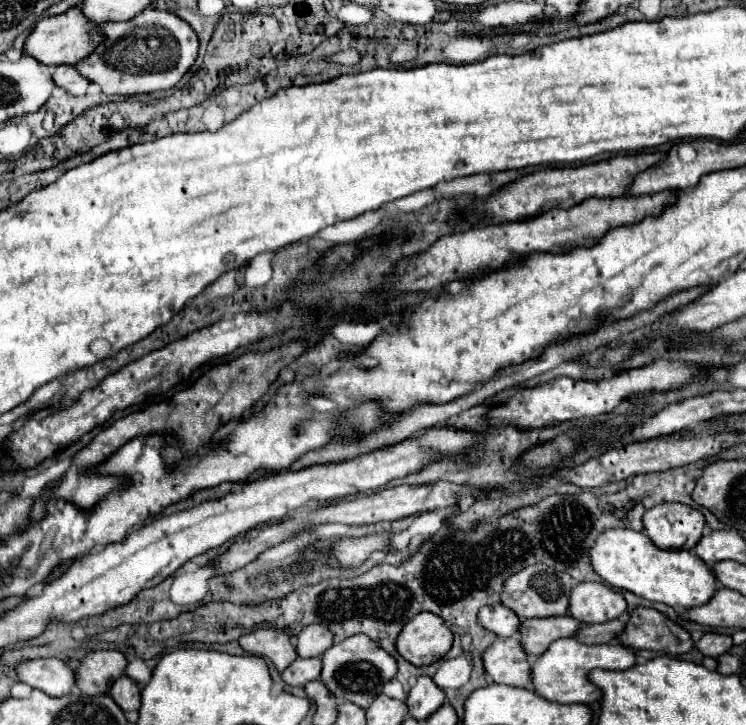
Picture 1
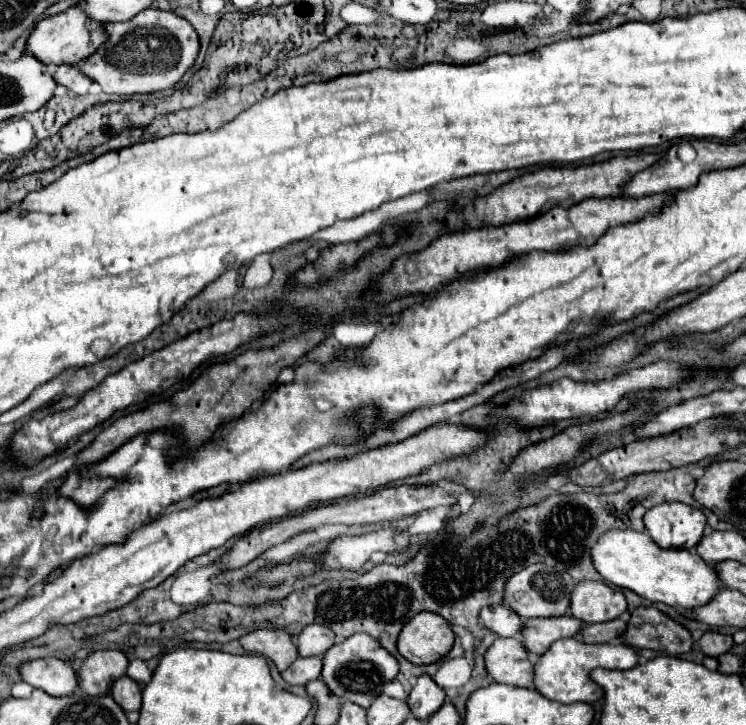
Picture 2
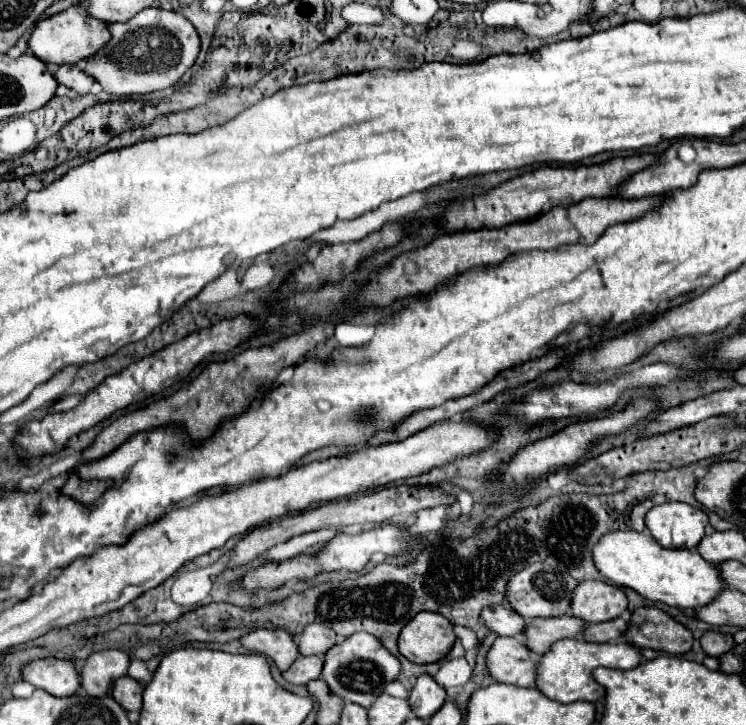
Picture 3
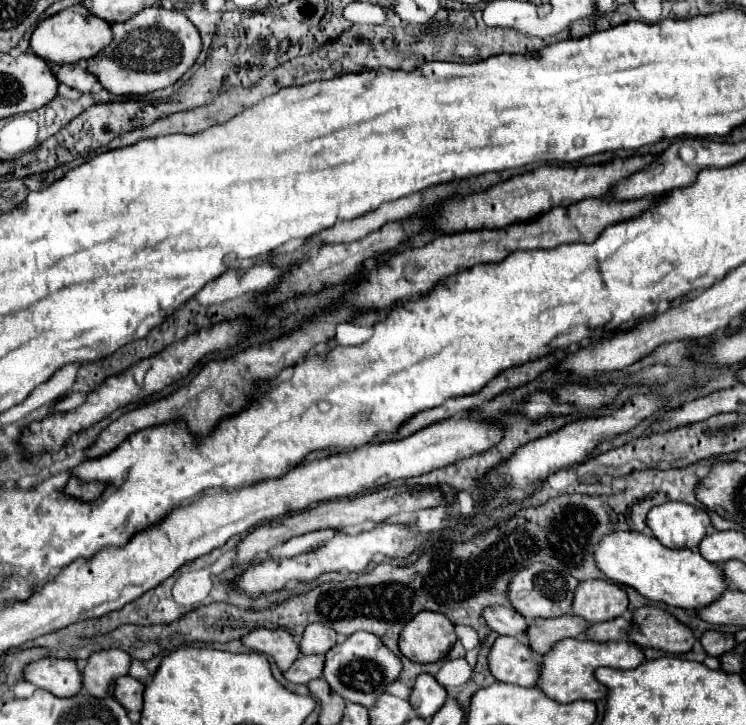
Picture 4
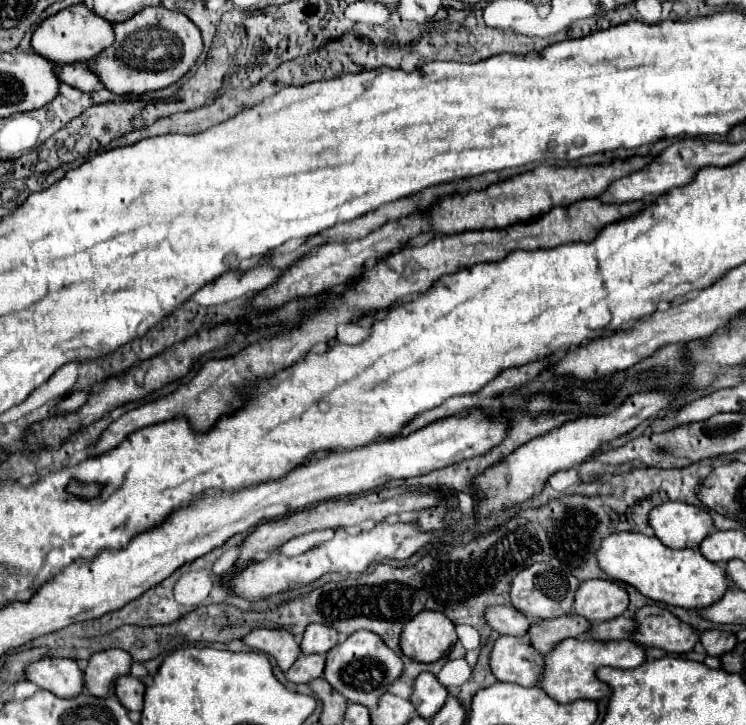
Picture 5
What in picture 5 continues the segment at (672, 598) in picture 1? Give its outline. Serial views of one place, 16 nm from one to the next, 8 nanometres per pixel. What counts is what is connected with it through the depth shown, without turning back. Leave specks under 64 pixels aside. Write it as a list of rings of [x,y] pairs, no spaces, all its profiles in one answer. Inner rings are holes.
[[[614,532],[600,542],[596,560],[606,576],[614,582],[634,586],[640,594],[654,602],[664,602],[682,608],[706,608],[720,600],[730,588],[724,566],[706,560],[698,550],[672,550],[658,538],[640,532]]]

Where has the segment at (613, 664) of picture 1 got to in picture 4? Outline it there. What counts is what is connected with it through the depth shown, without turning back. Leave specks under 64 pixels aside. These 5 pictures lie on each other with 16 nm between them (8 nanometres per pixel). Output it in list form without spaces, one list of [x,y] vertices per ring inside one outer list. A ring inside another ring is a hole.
[[[566,638],[560,640],[552,646],[552,652],[542,656],[540,662],[540,674],[538,674],[538,682],[536,686],[552,700],[562,702],[562,704],[570,704],[576,700],[590,700],[596,702],[600,698],[606,698],[606,688],[602,688],[602,684],[592,676],[592,672],[598,666],[608,666],[608,668],[636,668],[642,662],[642,650],[632,644],[632,642],[608,642],[608,644],[588,644],[588,640],[582,638]]]

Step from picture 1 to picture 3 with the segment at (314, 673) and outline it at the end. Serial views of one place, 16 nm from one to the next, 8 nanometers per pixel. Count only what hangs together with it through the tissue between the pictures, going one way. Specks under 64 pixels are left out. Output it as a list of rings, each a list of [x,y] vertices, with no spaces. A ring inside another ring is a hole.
[[[300,656],[286,672],[282,672],[284,680],[290,684],[308,684],[310,680],[320,678],[320,674],[322,674],[320,656]]]

